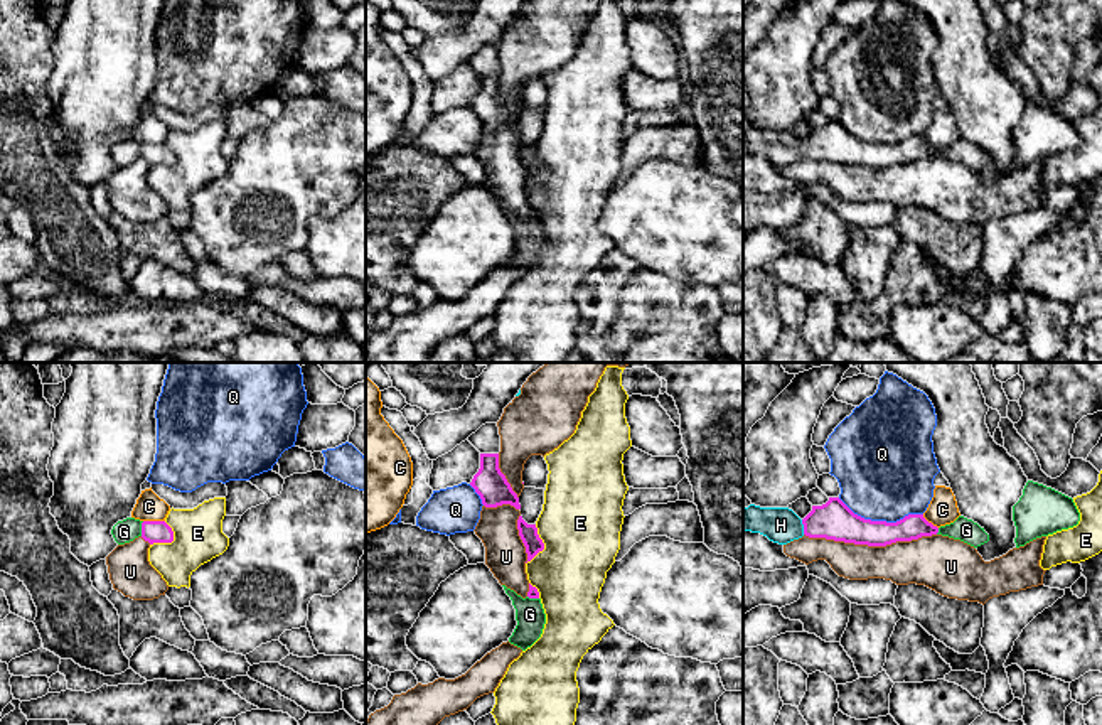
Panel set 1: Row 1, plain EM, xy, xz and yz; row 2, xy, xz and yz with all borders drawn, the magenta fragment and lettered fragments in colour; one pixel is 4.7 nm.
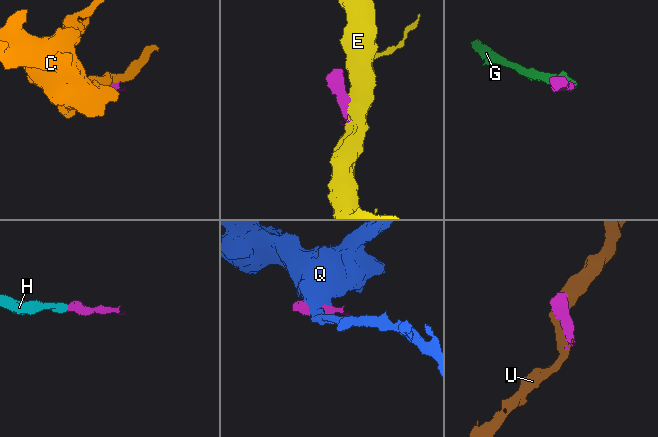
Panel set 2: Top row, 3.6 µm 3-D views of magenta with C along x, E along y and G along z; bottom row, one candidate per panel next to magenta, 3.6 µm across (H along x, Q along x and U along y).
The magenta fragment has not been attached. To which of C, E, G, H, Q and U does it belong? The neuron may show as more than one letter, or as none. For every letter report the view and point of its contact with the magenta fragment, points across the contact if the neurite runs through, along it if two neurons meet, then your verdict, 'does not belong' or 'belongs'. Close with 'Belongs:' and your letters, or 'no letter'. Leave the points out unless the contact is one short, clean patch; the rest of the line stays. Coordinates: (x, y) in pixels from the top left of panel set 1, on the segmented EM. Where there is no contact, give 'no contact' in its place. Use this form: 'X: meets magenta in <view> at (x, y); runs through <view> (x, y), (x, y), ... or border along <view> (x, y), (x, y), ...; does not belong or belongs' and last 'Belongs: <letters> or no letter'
C: meets magenta in xy at (154, 521); border along xy (144, 520), (164, 521); does not belong
E: meets magenta in xy at (171, 542); border along xy (165, 521), (172, 531), (172, 540), (150, 545); does not belong
G: meets magenta in xy at (142, 528); belongs
H: meets magenta in yz at (804, 526); runs through yz (834, 520), (804, 526), (781, 525); belongs
Q: meets magenta in yz at (880, 521); does not belong
U: meets magenta in yz at (870, 545); does not belong
Belongs: G, H

